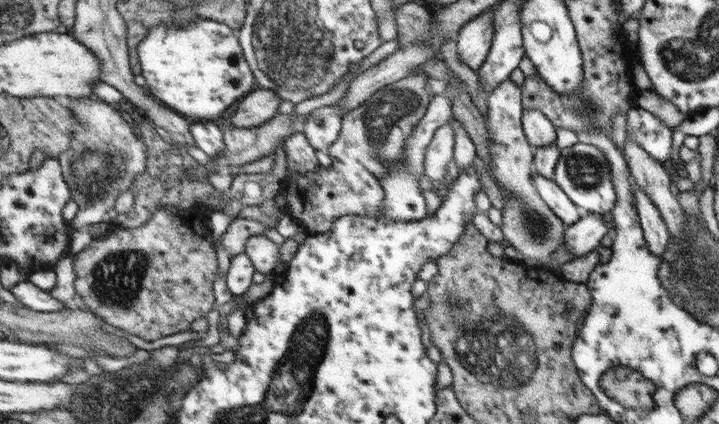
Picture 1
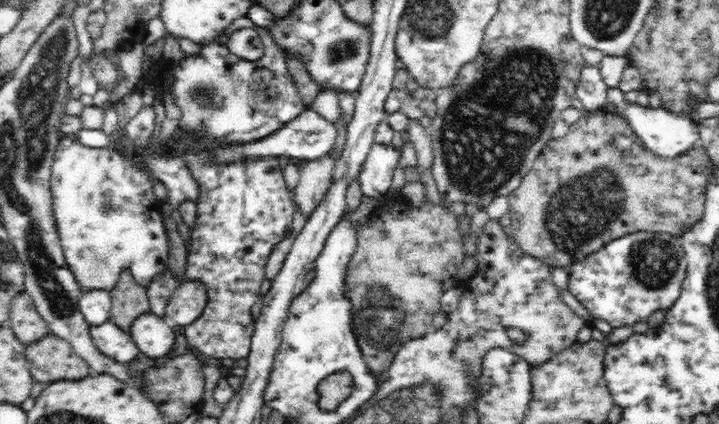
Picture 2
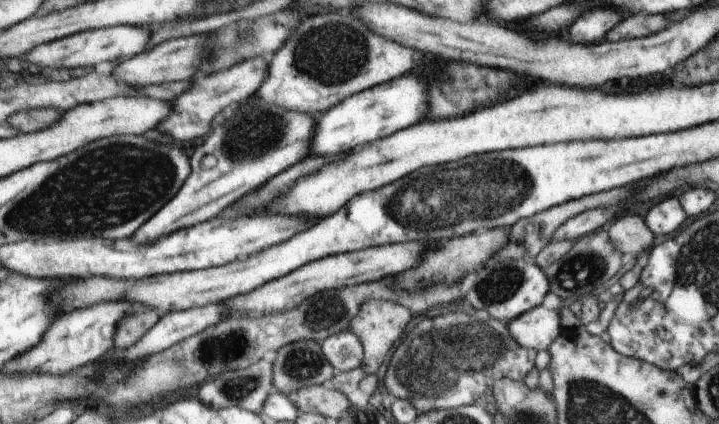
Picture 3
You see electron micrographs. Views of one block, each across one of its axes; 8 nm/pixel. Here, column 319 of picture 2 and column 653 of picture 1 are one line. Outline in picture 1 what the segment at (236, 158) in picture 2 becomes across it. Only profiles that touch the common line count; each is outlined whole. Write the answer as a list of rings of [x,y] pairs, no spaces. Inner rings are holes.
[[[633,107],[627,113],[626,131],[642,150],[663,163],[672,154],[673,130],[660,118],[642,107]]]

